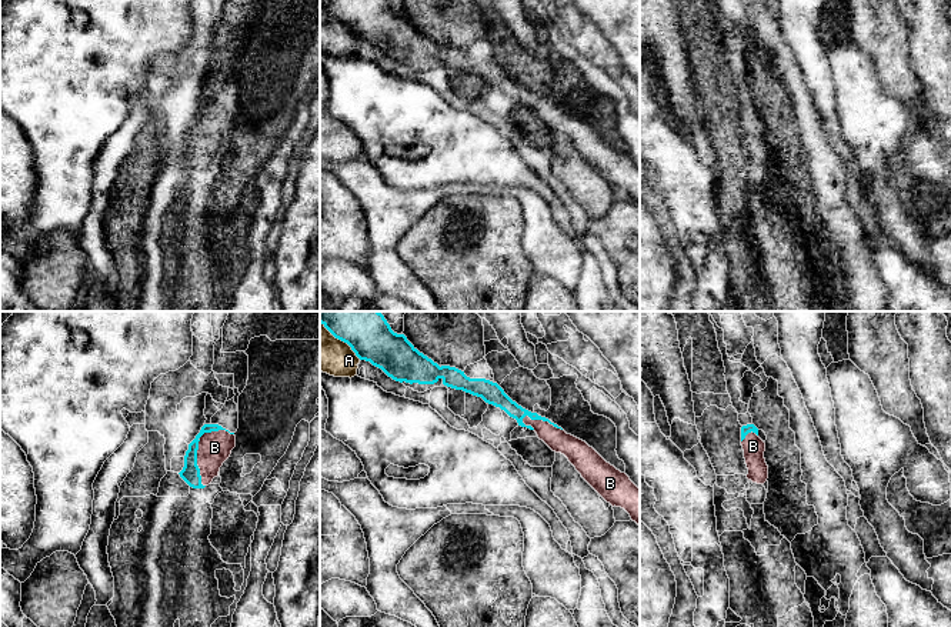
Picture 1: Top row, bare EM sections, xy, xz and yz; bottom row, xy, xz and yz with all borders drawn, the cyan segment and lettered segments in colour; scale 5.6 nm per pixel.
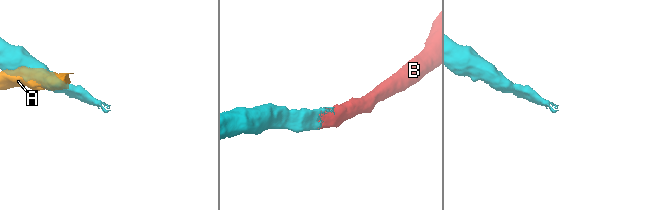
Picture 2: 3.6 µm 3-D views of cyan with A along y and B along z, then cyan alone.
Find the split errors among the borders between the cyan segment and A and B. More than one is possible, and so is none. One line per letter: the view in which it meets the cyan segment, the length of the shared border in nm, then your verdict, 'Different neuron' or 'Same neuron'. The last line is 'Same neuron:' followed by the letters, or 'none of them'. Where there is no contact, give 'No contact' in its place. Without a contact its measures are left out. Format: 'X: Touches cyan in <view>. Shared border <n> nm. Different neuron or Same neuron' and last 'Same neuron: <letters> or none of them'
A: Touches cyan in xz. Shared border 320 nm. Different neuron
B: Touches cyan in xy. Shared border 340 nm. Same neuron
Same neuron: B

